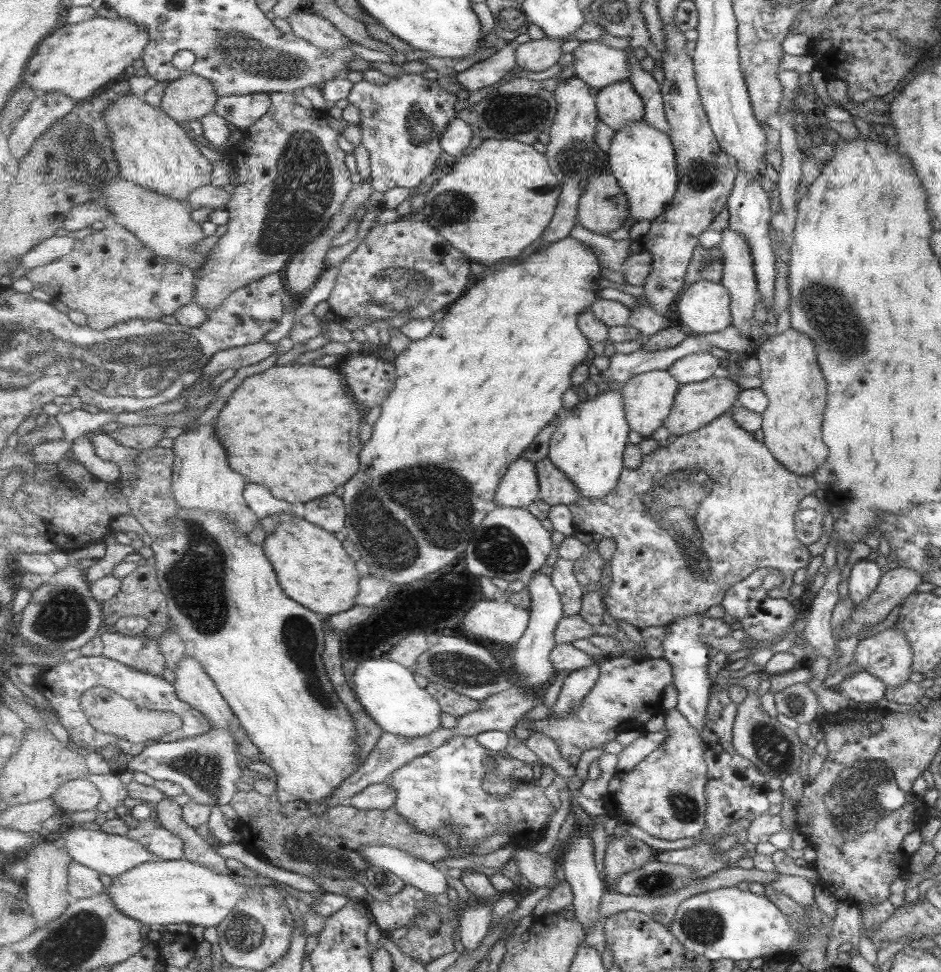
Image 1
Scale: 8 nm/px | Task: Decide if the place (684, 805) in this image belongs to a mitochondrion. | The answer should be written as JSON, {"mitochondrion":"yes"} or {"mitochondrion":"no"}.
{"mitochondrion":"yes"}

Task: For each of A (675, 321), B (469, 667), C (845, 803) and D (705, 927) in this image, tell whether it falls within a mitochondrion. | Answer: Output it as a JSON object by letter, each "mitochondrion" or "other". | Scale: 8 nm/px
{"A":"other","B":"mitochondrion","C":"mitochondrion","D":"mitochondrion"}

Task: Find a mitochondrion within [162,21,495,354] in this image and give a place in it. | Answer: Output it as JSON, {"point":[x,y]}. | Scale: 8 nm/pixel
{"point":[304,188]}

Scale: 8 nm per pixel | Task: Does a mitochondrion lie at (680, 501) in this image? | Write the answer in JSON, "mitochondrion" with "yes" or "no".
{"mitochondrion":"yes"}

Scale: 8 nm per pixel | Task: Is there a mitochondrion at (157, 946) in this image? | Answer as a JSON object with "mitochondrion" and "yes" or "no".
{"mitochondrion":"no"}

